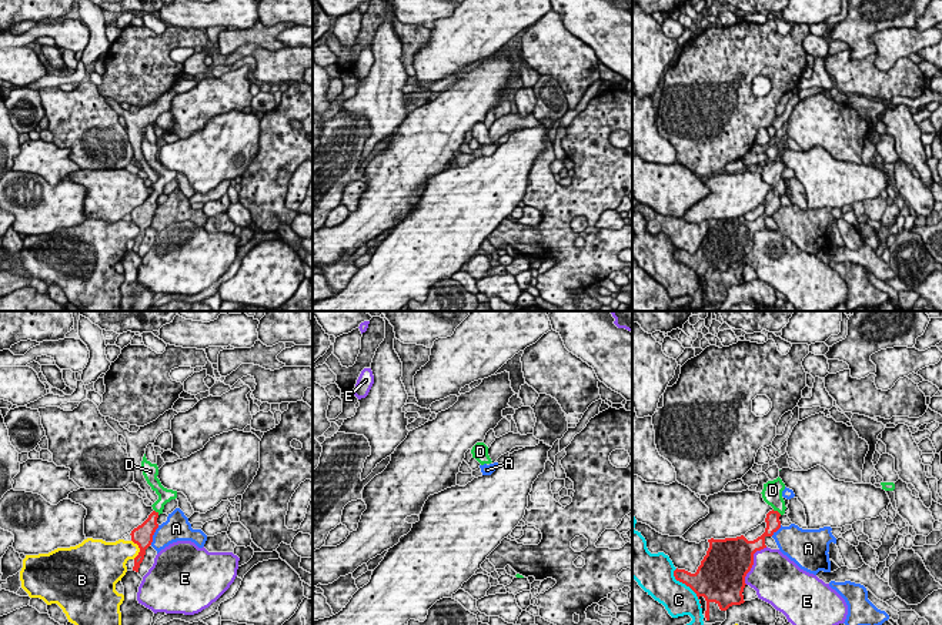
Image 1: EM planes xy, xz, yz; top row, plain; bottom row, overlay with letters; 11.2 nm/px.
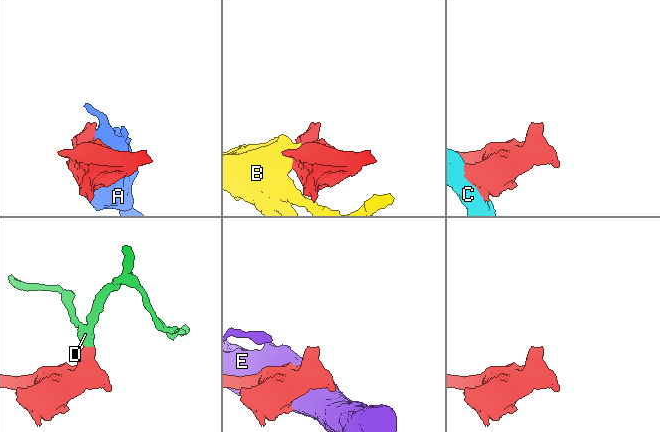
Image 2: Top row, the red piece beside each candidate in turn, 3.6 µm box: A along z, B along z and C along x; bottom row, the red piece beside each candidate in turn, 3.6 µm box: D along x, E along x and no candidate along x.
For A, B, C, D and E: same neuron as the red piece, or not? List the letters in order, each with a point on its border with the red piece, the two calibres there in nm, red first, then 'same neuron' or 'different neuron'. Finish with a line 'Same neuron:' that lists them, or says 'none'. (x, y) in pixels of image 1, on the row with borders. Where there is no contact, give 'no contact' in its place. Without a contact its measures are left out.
A: xy (153, 534) | 240/280 nm | different neuron
B: xy (140, 550) | 240/280 nm | different neuron
C: yz (685, 584) | 340/360 nm | different neuron
D: yz (777, 511) | 160/220 nm | same neuron
E: yz (752, 562) | 480/480 nm | different neuron
Same neuron: D

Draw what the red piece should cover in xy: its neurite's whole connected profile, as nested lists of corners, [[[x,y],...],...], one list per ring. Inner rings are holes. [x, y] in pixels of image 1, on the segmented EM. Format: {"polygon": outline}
{"polygon": [[[146,454],[141,461],[141,469],[143,469],[143,475],[144,475],[147,484],[158,495],[158,499],[151,505],[154,511],[148,515],[148,518],[141,525],[134,528],[130,534],[131,541],[134,544],[137,544],[140,548],[138,555],[134,558],[133,571],[136,571],[136,572],[138,572],[140,564],[144,559],[146,549],[153,542],[153,535],[154,535],[156,529],[158,528],[158,524],[157,524],[158,515],[163,514],[164,505],[167,502],[177,498],[177,491],[167,489],[161,485],[160,479],[157,478],[158,467],[157,467],[157,464],[151,464],[146,458]]]}

